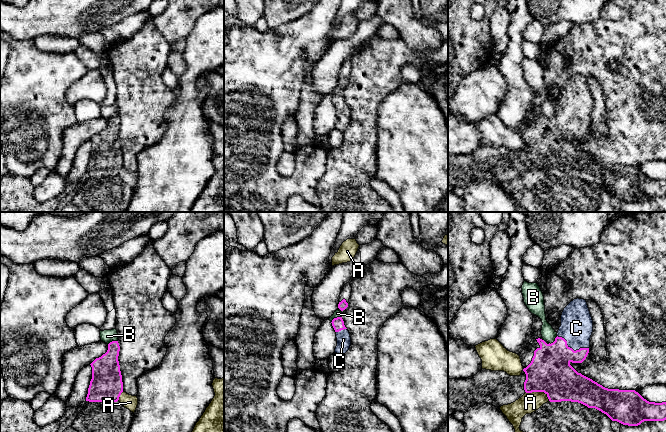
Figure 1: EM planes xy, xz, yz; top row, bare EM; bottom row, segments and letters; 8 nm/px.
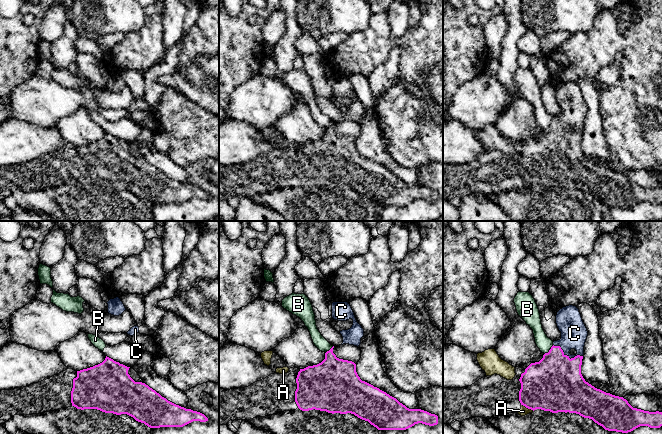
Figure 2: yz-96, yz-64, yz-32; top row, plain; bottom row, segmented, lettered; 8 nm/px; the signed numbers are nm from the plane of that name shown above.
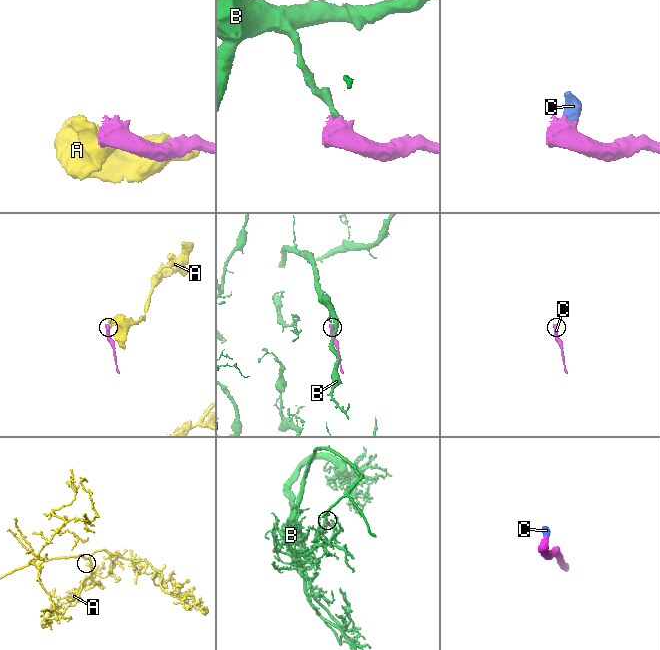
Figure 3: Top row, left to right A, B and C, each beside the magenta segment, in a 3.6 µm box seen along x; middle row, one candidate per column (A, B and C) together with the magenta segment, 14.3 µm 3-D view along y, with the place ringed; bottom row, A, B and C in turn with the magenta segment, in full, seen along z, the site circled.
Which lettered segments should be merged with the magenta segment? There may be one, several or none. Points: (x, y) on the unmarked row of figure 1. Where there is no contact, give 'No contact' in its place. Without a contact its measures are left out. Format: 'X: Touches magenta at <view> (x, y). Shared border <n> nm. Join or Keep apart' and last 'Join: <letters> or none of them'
A: Touches magenta at yz (538, 167). Shared border 220 nm. Keep apart
B: Touches magenta at xz (335, 94). Shared border 100 nm. Keep apart
C: Touches magenta at yz (571, 124). Shared border 280 nm. Join
Join: C

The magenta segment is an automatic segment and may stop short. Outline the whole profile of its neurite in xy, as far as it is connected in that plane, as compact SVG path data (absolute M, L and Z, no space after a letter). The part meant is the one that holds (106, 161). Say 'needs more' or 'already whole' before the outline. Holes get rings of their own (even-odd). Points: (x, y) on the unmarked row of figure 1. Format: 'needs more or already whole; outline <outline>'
already whole; outline M118 117L108 120L108 126L90 141L92 155L86 177L117 178L123 168L122 151L118 137L120 122Z

